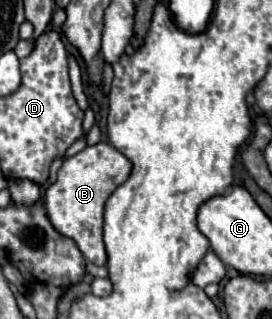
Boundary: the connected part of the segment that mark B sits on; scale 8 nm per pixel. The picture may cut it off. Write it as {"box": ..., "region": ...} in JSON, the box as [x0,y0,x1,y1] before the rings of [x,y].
{"box":[43,143,131,265],"region":[[[97,143],[85,147],[77,155],[63,161],[57,181],[51,183],[43,193],[43,205],[51,225],[65,237],[73,239],[83,257],[95,265],[105,265],[107,253],[101,239],[103,233],[103,207],[107,197],[123,183],[131,173],[131,161],[121,155],[109,143]]]}

